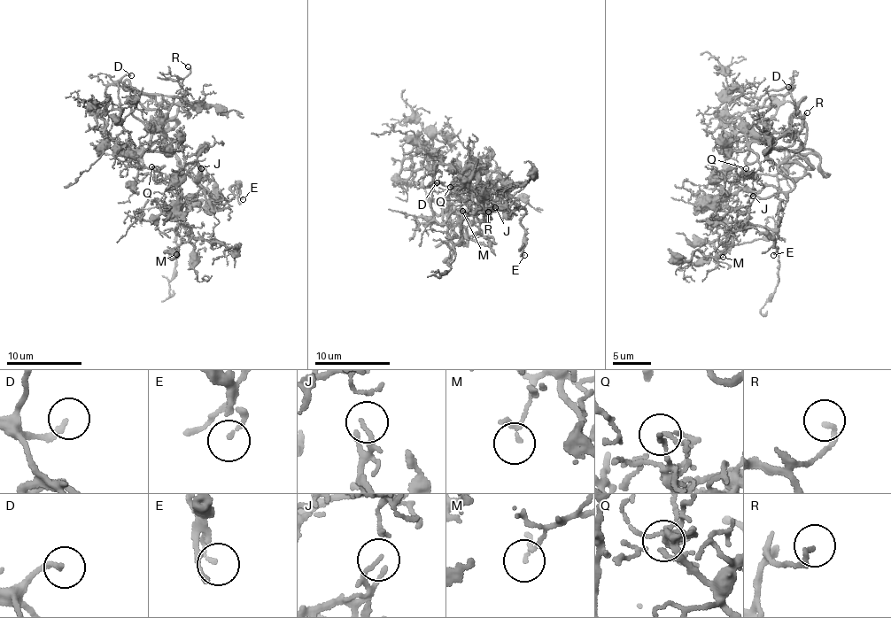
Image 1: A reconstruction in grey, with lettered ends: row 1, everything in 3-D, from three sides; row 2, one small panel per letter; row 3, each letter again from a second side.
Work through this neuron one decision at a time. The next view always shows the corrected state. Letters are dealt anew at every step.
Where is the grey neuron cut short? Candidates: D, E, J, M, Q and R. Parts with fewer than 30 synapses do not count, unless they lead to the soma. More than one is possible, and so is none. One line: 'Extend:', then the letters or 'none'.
Extend: D

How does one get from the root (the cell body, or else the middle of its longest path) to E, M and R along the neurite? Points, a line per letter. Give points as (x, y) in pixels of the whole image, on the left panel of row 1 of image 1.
E: (179, 158), (205, 189), (193, 204), (187, 204), (200, 185), (213, 199), (230, 200), (237, 184), (243, 199)
M: (179, 158), (182, 176), (171, 181), (181, 192), (180, 223), (188, 228), (188, 233), (176, 254)
R: (179, 158), (166, 142), (157, 104), (180, 100), (182, 88), (180, 81), (189, 74), (188, 66)

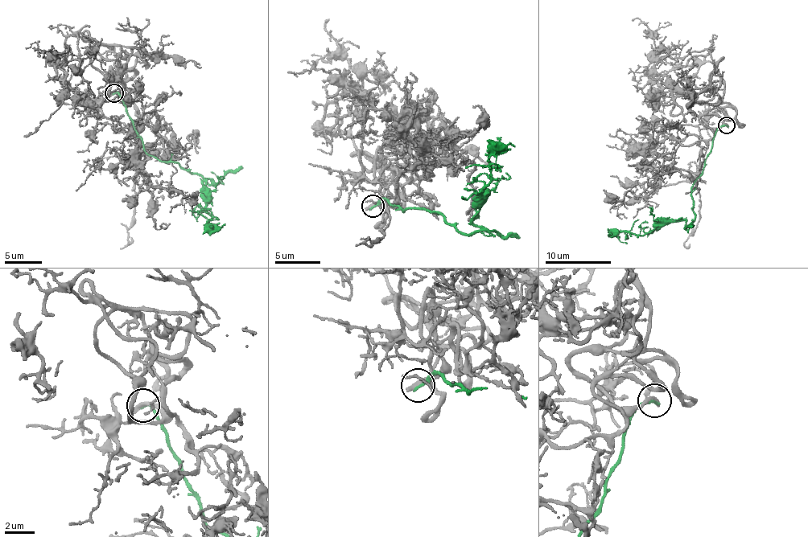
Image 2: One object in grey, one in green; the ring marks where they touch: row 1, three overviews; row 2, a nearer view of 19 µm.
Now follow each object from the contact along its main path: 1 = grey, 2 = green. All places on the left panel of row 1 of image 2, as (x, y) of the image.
1: (114, 93), (128, 96), (141, 120), (129, 130), (146, 177), (140, 185), (133, 163), (127, 246), (131, 237)
2: (114, 93), (124, 101), (150, 155), (173, 161), (212, 183), (203, 182), (212, 216), (208, 224), (224, 224)

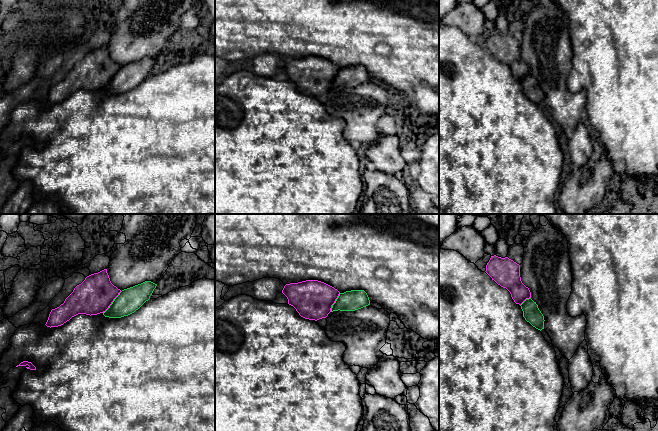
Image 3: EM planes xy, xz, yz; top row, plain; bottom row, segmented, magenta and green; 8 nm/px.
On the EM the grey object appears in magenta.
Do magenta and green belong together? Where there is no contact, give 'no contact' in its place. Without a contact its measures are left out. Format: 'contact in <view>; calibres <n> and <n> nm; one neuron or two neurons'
contact in xy; calibres 300 and 200 nm; one neuron

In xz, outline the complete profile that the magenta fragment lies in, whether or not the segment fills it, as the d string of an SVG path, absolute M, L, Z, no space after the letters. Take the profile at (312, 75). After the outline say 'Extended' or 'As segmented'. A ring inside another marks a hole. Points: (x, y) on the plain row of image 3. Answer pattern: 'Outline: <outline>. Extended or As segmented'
Outline: M318 56L286 60L282 69L287 73L288 80L293 82L301 93L315 97L326 94L333 87L355 87L370 81L364 66L340 69L334 63Z. Extended

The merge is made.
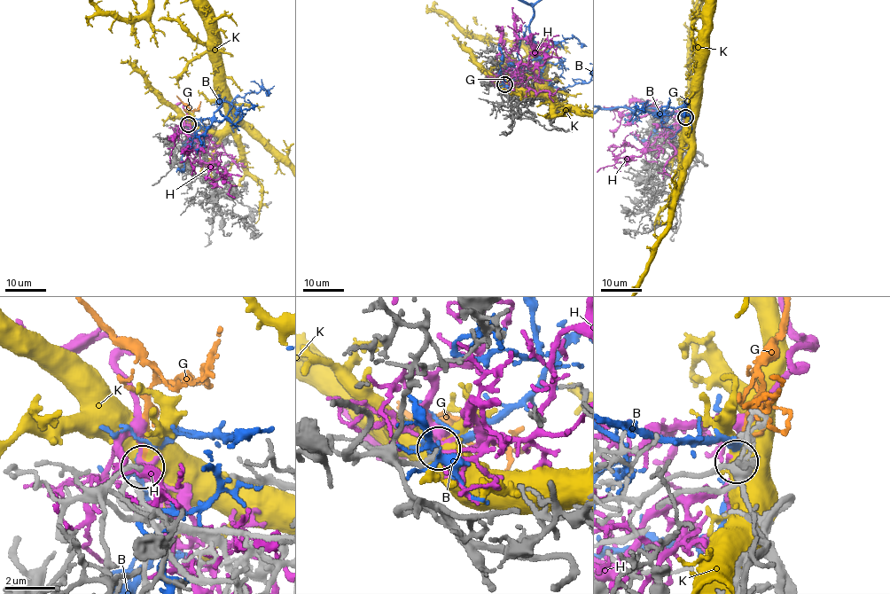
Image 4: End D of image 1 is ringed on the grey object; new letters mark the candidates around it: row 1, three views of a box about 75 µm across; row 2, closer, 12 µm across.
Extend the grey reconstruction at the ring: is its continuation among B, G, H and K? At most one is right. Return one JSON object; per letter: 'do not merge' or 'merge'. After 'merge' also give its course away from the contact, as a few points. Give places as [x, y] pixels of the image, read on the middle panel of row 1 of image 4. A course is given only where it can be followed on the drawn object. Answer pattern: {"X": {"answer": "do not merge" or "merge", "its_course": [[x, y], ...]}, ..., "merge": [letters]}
{"B": {"answer": "do not merge"}, "G": {"answer": "merge"}, "H": {"answer": "do not merge"}, "K": {"answer": "do not merge"}, "merge": ["G"]}

